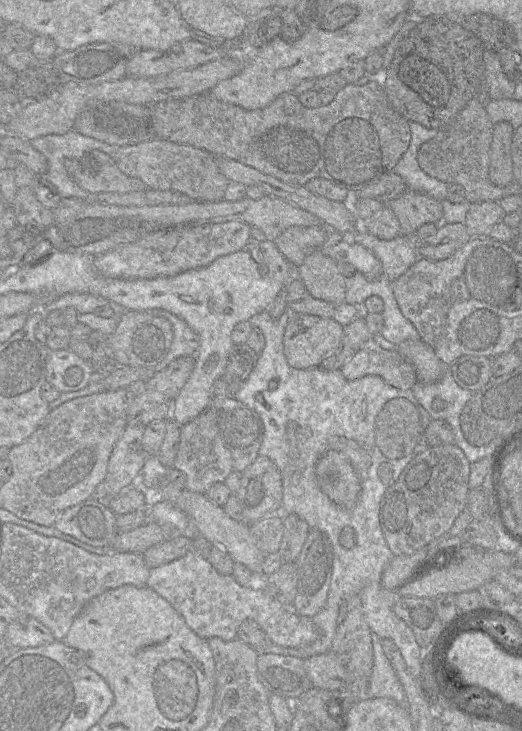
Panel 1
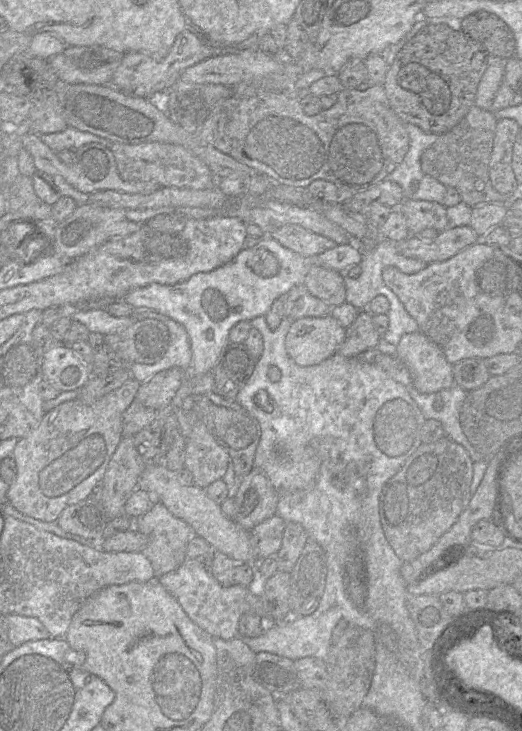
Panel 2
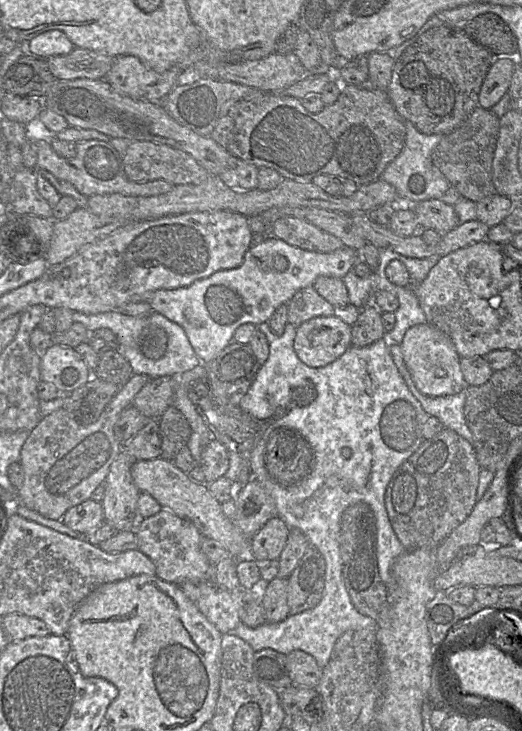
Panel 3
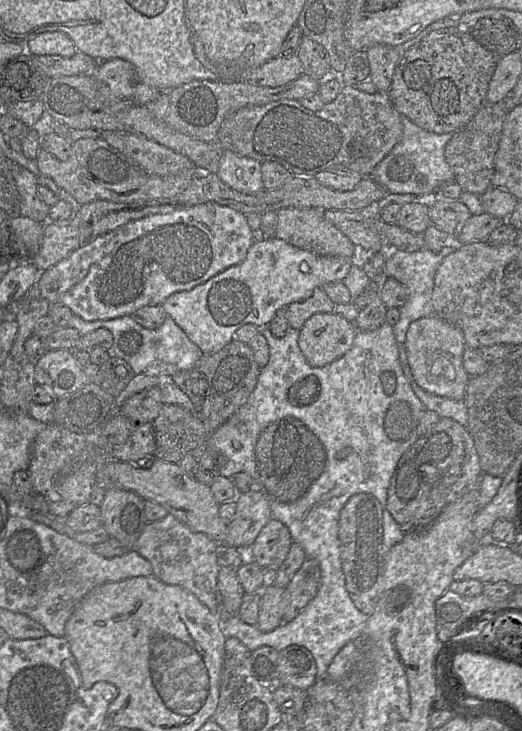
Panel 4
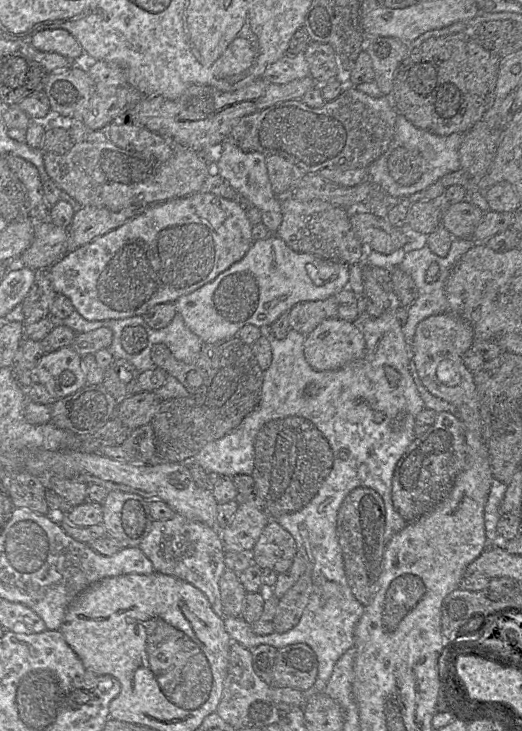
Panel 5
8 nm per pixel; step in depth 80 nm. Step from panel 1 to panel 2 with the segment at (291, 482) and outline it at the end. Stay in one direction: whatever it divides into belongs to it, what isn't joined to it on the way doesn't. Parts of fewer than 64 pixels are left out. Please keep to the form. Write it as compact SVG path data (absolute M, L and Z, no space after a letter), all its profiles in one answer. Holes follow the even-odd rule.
M258 316L254 319L252 319L251 321L249 321L252 328L255 328L257 329L262 337L263 337L263 345L264 345L264 349L263 349L263 352L262 354L260 355L260 357L257 359L257 363L256 363L256 366L255 366L255 369L251 375L251 377L249 378L249 380L247 381L247 383L245 384L245 386L239 391L239 393L237 394L236 396L236 401L244 408L246 409L253 417L255 417L257 419L257 421L259 422L259 425L260 425L260 430L261 430L261 438L260 438L260 441L259 441L259 444L258 444L258 447L256 449L256 454L255 454L255 459L254 459L254 466L257 467L257 468L260 468L262 469L268 476L269 480L271 481L272 485L274 486L274 488L278 491L278 505L277 505L277 515L279 515L282 519L284 519L284 521L286 523L288 522L296 522L296 523L299 523L301 524L304 529L306 530L306 532L308 533L308 537L309 539L313 539L315 540L318 544L320 544L320 546L324 549L325 553L326 553L326 557L327 557L327 566L328 566L328 571L327 571L327 576L326 576L326 586L325 586L325 590L324 590L324 593L323 593L323 596L322 596L322 599L320 601L320 604L318 606L318 608L310 615L306 615L306 616L300 616L300 617L291 617L289 618L287 621L281 621L281 622L272 622L272 623L269 623L267 629L265 630L265 632L260 635L259 637L253 637L253 638L250 638L250 637L245 637L245 636L239 636L245 644L247 644L250 649L255 652L256 654L259 653L259 652L270 652L270 653L273 653L273 654L277 654L277 655L280 655L280 656L283 656L283 657L287 657L293 661L297 660L297 659L300 659L300 658L303 658L303 657L308 657L308 656L312 656L312 657L316 657L316 658L319 658L319 659L322 659L322 660L325 660L327 658L327 655L328 655L328 652L329 652L329 649L330 649L330 645L331 645L331 636L332 636L332 631L334 629L334 627L336 626L336 624L339 622L339 620L341 619L344 619L348 622L349 625L357 625L359 627L362 627L364 629L367 629L369 631L376 631L377 632L377 627L379 624L388 624L394 631L395 633L397 634L398 636L398 639L399 639L399 645L404 648L404 649L417 649L418 647L420 647L420 642L418 640L418 637L417 637L417 634L416 634L416 630L415 630L415 625L414 625L414 622L413 620L411 619L410 615L409 615L409 612L407 610L407 607L406 607L406 603L407 603L407 599L409 598L409 596L415 596L415 595L409 595L408 592L407 592L407 584L405 583L405 581L403 580L403 578L401 577L401 574L400 574L400 568L403 564L403 561L395 554L394 550L392 549L392 547L390 546L390 544L388 543L386 537L385 537L385 534L384 534L384 531L383 531L383 528L382 528L382 525L381 525L381 521L380 521L380 514L379 514L379 497L380 497L380 493L382 491L382 488L383 486L387 483L387 481L392 478L400 469L401 467L405 464L405 462L407 461L407 459L418 449L418 447L422 444L422 440L421 440L421 429L425 423L425 418L422 414L422 412L420 411L419 407L417 406L416 402L412 399L412 397L410 396L410 393L408 391L408 388L405 387L404 385L396 382L394 379L392 379L383 369L381 369L380 367L374 365L374 364L370 364L370 363L367 363L363 360L361 360L359 357L344 357L338 353L335 353L334 355L332 355L331 357L329 357L328 359L320 362L319 364L316 364L316 365L313 365L313 366L299 366L298 364L296 364L291 358L290 356L288 355L287 351L286 351L286 348L285 348L285 339L286 339L286 335L289 331L289 328L293 322L293 320L290 320L288 319L288 317L284 317L279 325L278 328L276 328L275 330L272 330L267 321L266 321L266 317L265 316ZM271 367L277 367L280 371L281 371L281 378L280 380L278 381L271 381L269 379L269 376L268 376L268 372L269 372L269 369ZM288 432L302 432L303 434L307 434L307 435L311 435L311 442L310 442L310 446L307 447L307 455L309 457L308 459L308 462L318 462L318 460L321 460L323 461L323 466L322 466L322 470L315 470L315 471L321 471L321 477L319 478L319 480L317 481L317 483L315 483L311 488L308 488L307 487L307 481L309 480L309 478L303 478L303 474L299 474L299 464L296 464L296 465L292 465L291 463L287 463L285 464L284 463L284 454L280 454L279 452L279 449L280 449L280 446L281 446L281 443L283 441L283 439L285 438L285 436L287 435ZM350 545L354 545L356 546L357 548L359 548L363 553L364 553L364 563L365 563L365 566L366 566L366 571L367 571L367 597L366 597L366 601L365 601L365 610L363 611L359 611L357 609L357 607L353 604L352 600L350 599L349 595L347 594L346 592L346 589L345 589L345 584L344 584L344 575L345 575L345 569L346 569L346 561L347 561L347 558L350 554Z

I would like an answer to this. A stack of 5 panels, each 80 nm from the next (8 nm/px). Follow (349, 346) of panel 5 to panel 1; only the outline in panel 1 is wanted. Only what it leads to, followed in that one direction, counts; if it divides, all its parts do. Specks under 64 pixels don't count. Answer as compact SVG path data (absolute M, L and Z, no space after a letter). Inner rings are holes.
M291 314L283 335L287 363L300 370L318 367L338 348L343 331L333 318Z

